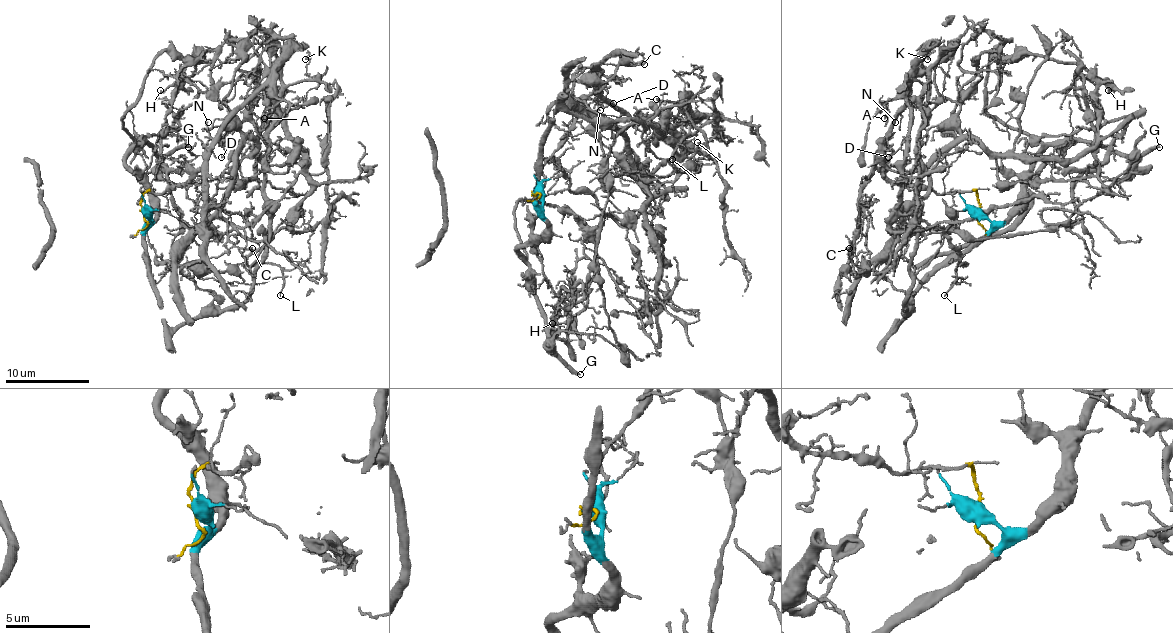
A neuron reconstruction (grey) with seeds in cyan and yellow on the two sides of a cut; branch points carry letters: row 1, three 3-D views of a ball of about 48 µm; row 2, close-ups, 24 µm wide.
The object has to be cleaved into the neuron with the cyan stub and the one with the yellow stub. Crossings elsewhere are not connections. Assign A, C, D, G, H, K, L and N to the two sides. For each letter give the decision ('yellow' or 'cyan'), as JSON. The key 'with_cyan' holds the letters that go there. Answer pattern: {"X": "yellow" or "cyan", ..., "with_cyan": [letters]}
{"A": "yellow", "C": "yellow", "D": "yellow", "G": "cyan", "H": "cyan", "K": "yellow", "L": "yellow", "N": "yellow", "with_cyan": ["G", "H"]}

